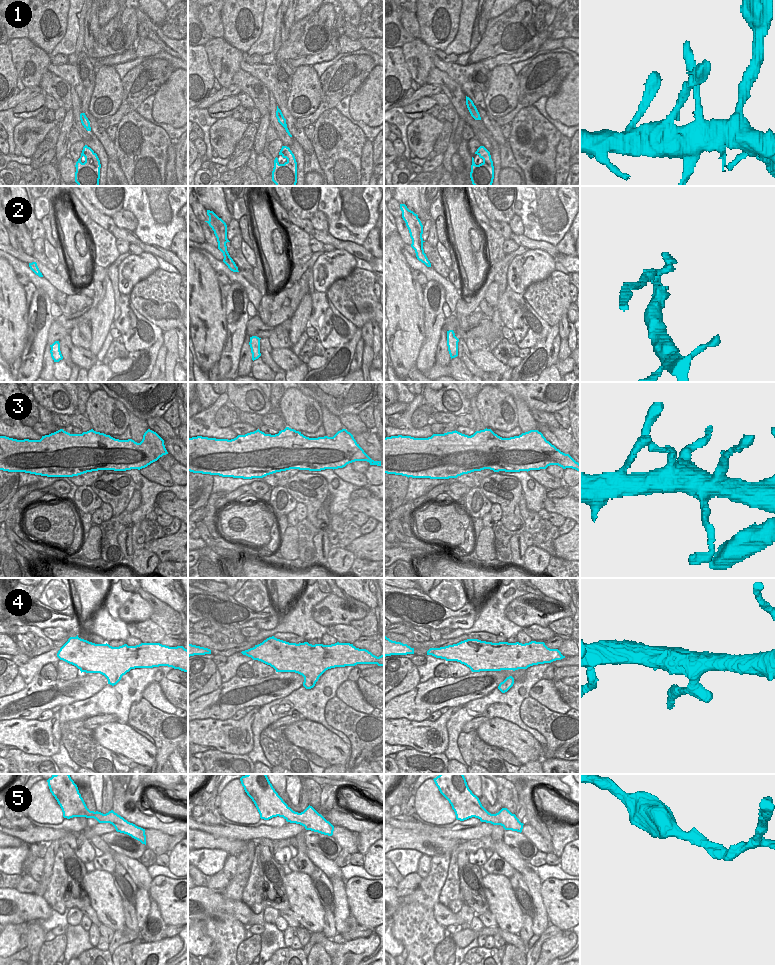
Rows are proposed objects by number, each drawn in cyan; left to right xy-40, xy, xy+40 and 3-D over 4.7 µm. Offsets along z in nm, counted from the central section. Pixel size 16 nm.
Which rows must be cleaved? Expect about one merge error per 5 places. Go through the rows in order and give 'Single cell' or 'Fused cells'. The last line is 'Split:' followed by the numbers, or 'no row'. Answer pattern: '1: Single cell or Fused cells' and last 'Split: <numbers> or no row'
1: Single cell
2: Fused cells
3: Single cell
4: Single cell
5: Single cell
Split: 2.

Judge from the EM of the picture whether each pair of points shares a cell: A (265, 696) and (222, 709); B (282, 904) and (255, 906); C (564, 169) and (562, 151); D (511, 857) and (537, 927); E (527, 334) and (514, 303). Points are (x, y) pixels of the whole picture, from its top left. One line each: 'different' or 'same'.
A: same
B: different
C: same
D: different
E: same

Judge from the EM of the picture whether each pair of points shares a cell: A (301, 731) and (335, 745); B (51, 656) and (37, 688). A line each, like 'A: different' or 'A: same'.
A: same
B: different

